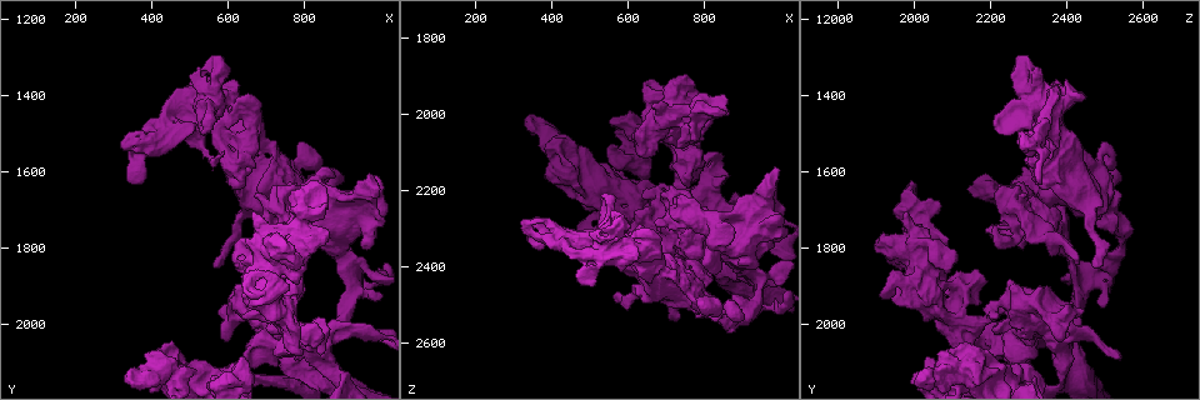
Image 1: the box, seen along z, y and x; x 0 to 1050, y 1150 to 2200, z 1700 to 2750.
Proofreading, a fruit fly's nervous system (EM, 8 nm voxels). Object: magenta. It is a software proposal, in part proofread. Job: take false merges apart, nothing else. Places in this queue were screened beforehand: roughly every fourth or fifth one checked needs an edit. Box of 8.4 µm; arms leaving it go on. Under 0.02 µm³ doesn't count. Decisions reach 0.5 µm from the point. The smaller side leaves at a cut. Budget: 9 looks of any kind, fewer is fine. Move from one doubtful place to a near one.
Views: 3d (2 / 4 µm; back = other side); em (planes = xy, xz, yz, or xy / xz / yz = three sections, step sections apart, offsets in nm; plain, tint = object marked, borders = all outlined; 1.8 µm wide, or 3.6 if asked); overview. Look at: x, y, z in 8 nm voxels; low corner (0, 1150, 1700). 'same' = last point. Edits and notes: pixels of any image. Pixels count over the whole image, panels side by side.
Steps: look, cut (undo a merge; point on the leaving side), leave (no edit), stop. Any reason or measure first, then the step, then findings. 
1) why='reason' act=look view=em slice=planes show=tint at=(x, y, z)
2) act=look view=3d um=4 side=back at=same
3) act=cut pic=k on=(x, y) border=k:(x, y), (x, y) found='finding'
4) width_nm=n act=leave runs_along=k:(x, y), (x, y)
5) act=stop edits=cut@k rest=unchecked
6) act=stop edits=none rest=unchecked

why='sudden change in width' act=look view=em um=3.6 slice=planes show=plain at=(450, 2085, 2165)

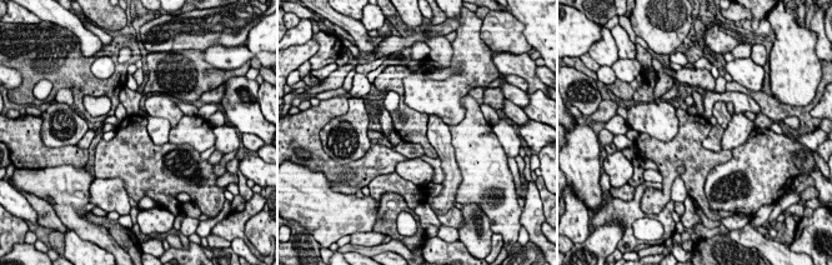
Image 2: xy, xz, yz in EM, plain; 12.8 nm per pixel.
why='see the neighbours' act=look view=em um=3.6 slice=planes show=borders at=same

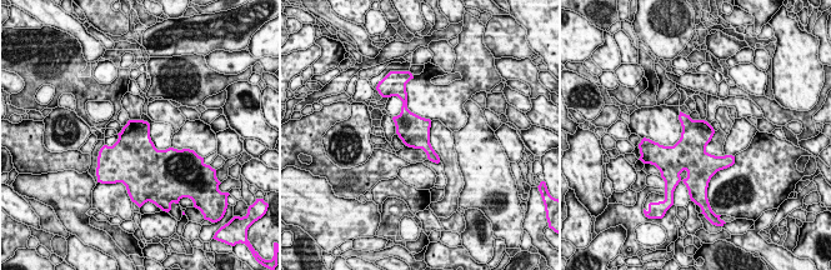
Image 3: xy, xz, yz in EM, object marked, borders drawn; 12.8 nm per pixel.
width_nm=380 act=leave found='continuous, no second neuron'

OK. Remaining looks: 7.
why='abrupt turn' act=look view=em slice=xz step=16 show=tint at=(640, 1525, 2375)

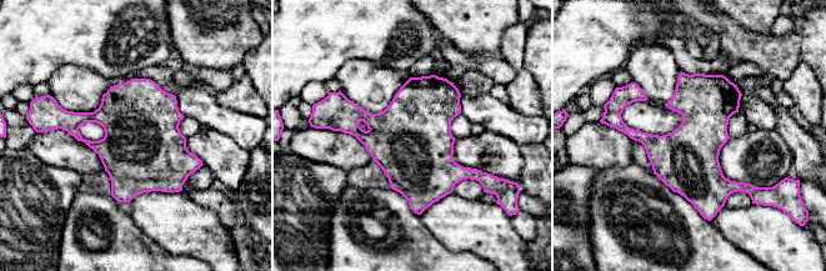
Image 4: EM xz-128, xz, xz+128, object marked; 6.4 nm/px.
act=look view=em slice=planes show=tint at=same

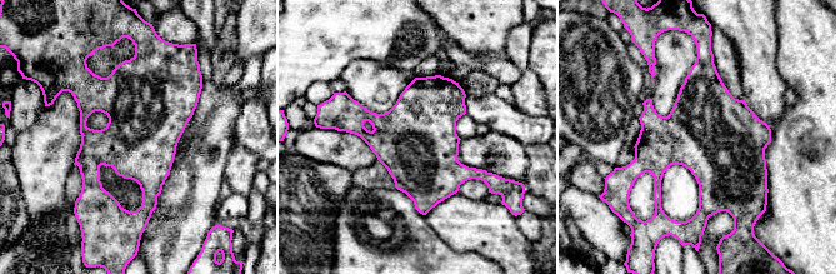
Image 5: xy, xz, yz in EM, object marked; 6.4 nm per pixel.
act=leave found='one neuron here'

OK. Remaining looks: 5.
why='closes a loop' act=look view=3d um=2 side=back at=(845, 1595, 2515)

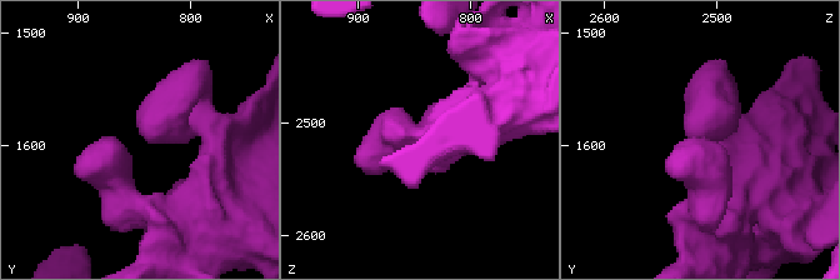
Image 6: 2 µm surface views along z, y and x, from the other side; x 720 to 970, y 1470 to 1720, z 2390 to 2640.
why='now the EM' act=look view=em slice=planes show=plain at=same

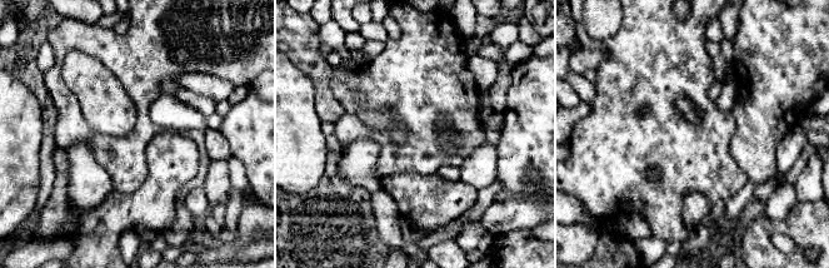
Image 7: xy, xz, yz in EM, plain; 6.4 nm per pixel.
act=look view=em slice=planes show=tint at=same

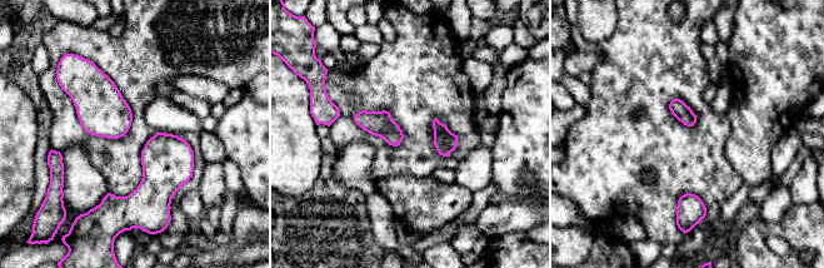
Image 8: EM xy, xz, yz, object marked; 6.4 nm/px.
width_nm=110 act=leave found='continuous, no second neuron'

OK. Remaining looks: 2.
act=look view=em um=3.6 slice=planes show=borders at=(960, 1680, 2265)

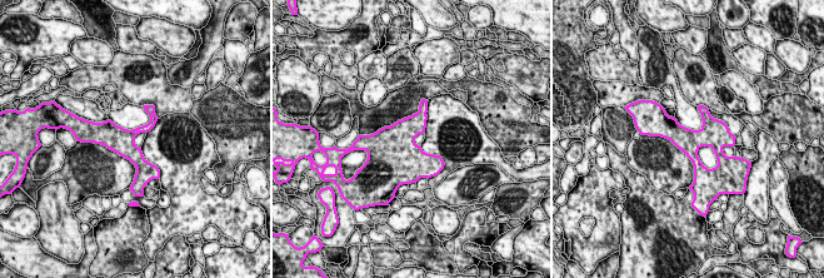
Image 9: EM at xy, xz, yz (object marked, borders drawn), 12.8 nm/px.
act=leave runs_along=9:(657, 132), (728, 138) found='continuous, no second neuron'

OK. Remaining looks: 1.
act=stop edits=none rest=unchecked

